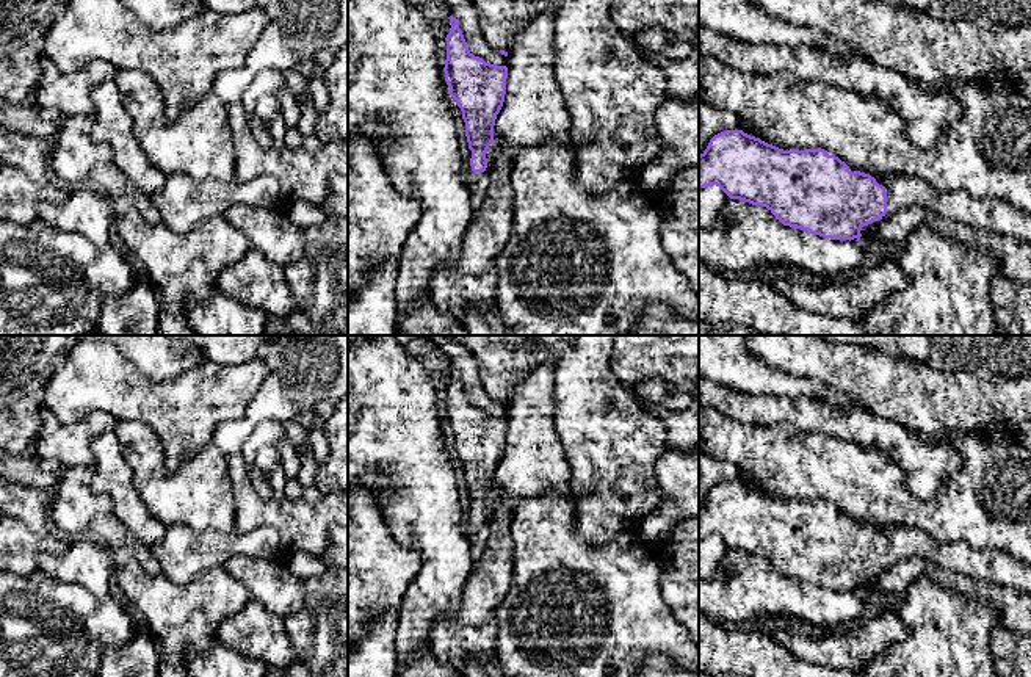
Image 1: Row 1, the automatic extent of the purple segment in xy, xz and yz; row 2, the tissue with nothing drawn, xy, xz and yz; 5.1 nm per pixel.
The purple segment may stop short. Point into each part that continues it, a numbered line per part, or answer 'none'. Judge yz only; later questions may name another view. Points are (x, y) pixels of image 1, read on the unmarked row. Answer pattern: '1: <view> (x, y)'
1: yz (987, 566)

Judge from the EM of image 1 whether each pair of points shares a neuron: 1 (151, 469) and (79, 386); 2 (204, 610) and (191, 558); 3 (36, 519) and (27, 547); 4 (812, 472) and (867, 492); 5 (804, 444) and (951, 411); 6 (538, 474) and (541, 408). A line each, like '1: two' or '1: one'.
1: two
2: two
3: two
4: one
5: two
6: one

